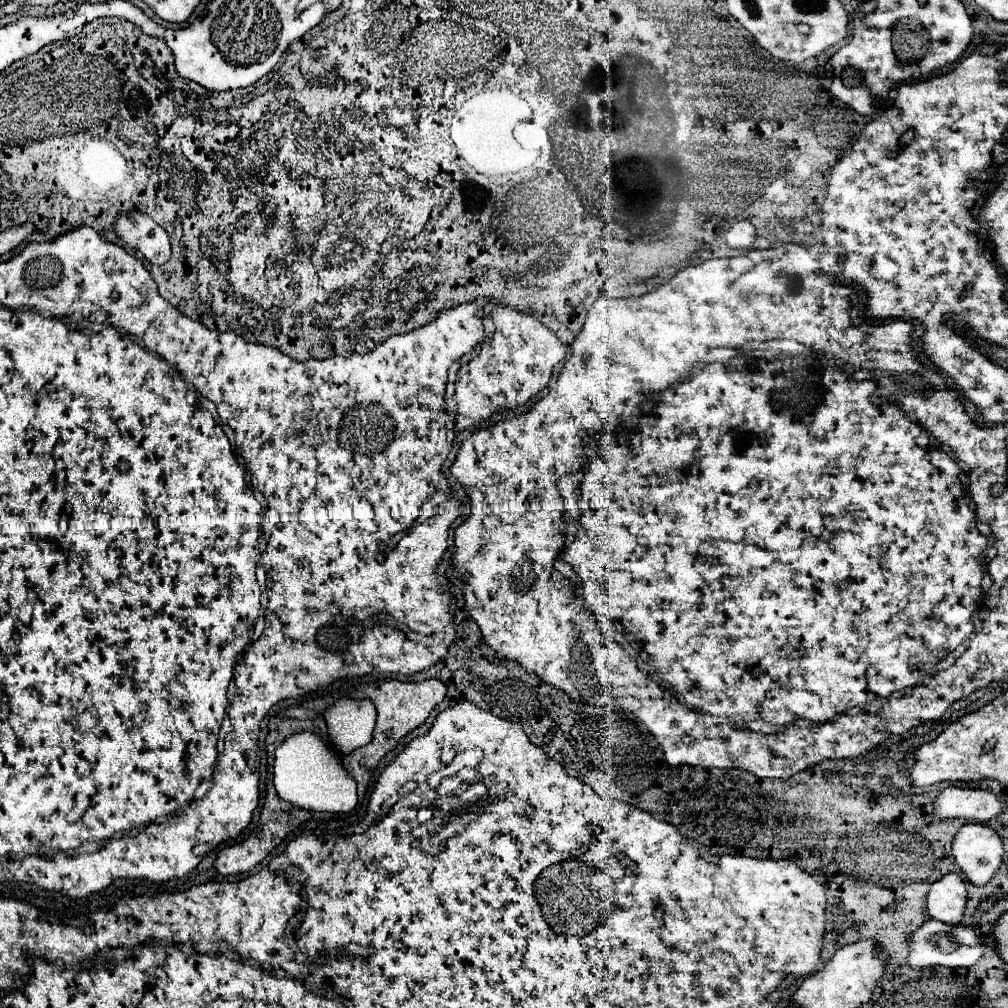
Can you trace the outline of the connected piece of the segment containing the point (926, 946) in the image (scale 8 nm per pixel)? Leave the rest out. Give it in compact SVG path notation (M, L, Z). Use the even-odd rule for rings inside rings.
M928 920L908 936L910 944L910 966L912 968L926 968L926 966L950 966L950 968L968 968L974 966L984 956L984 942L982 936L974 932L970 926L952 926L936 920Z

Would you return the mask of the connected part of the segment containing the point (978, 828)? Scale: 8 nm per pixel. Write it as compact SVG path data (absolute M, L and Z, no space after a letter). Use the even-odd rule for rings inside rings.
M964 824L954 838L952 856L962 874L976 886L984 886L1002 864L1002 838L984 824Z

